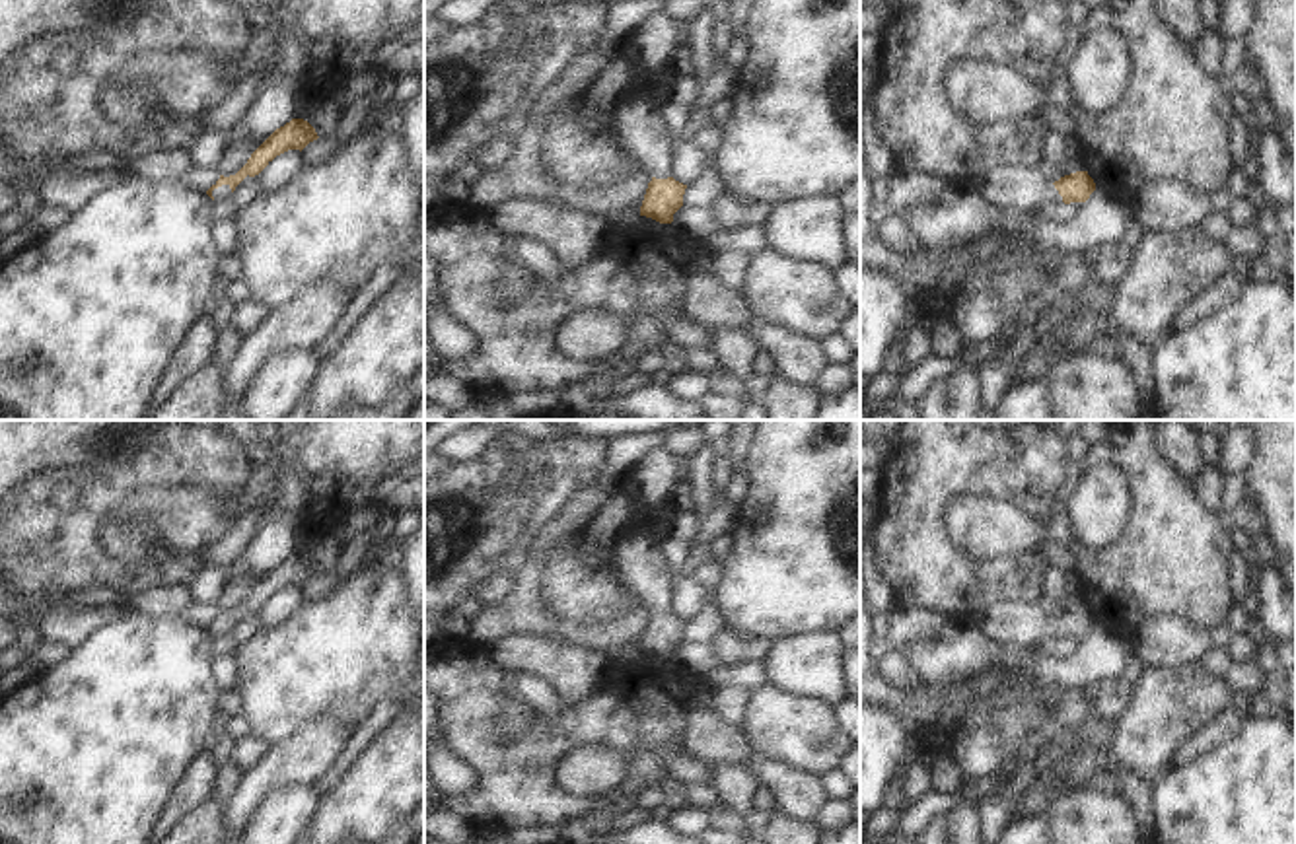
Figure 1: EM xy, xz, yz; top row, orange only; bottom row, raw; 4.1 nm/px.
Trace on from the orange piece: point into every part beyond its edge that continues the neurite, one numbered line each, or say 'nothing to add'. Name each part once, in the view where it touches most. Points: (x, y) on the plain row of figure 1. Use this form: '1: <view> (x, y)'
1: xy (222, 631).

